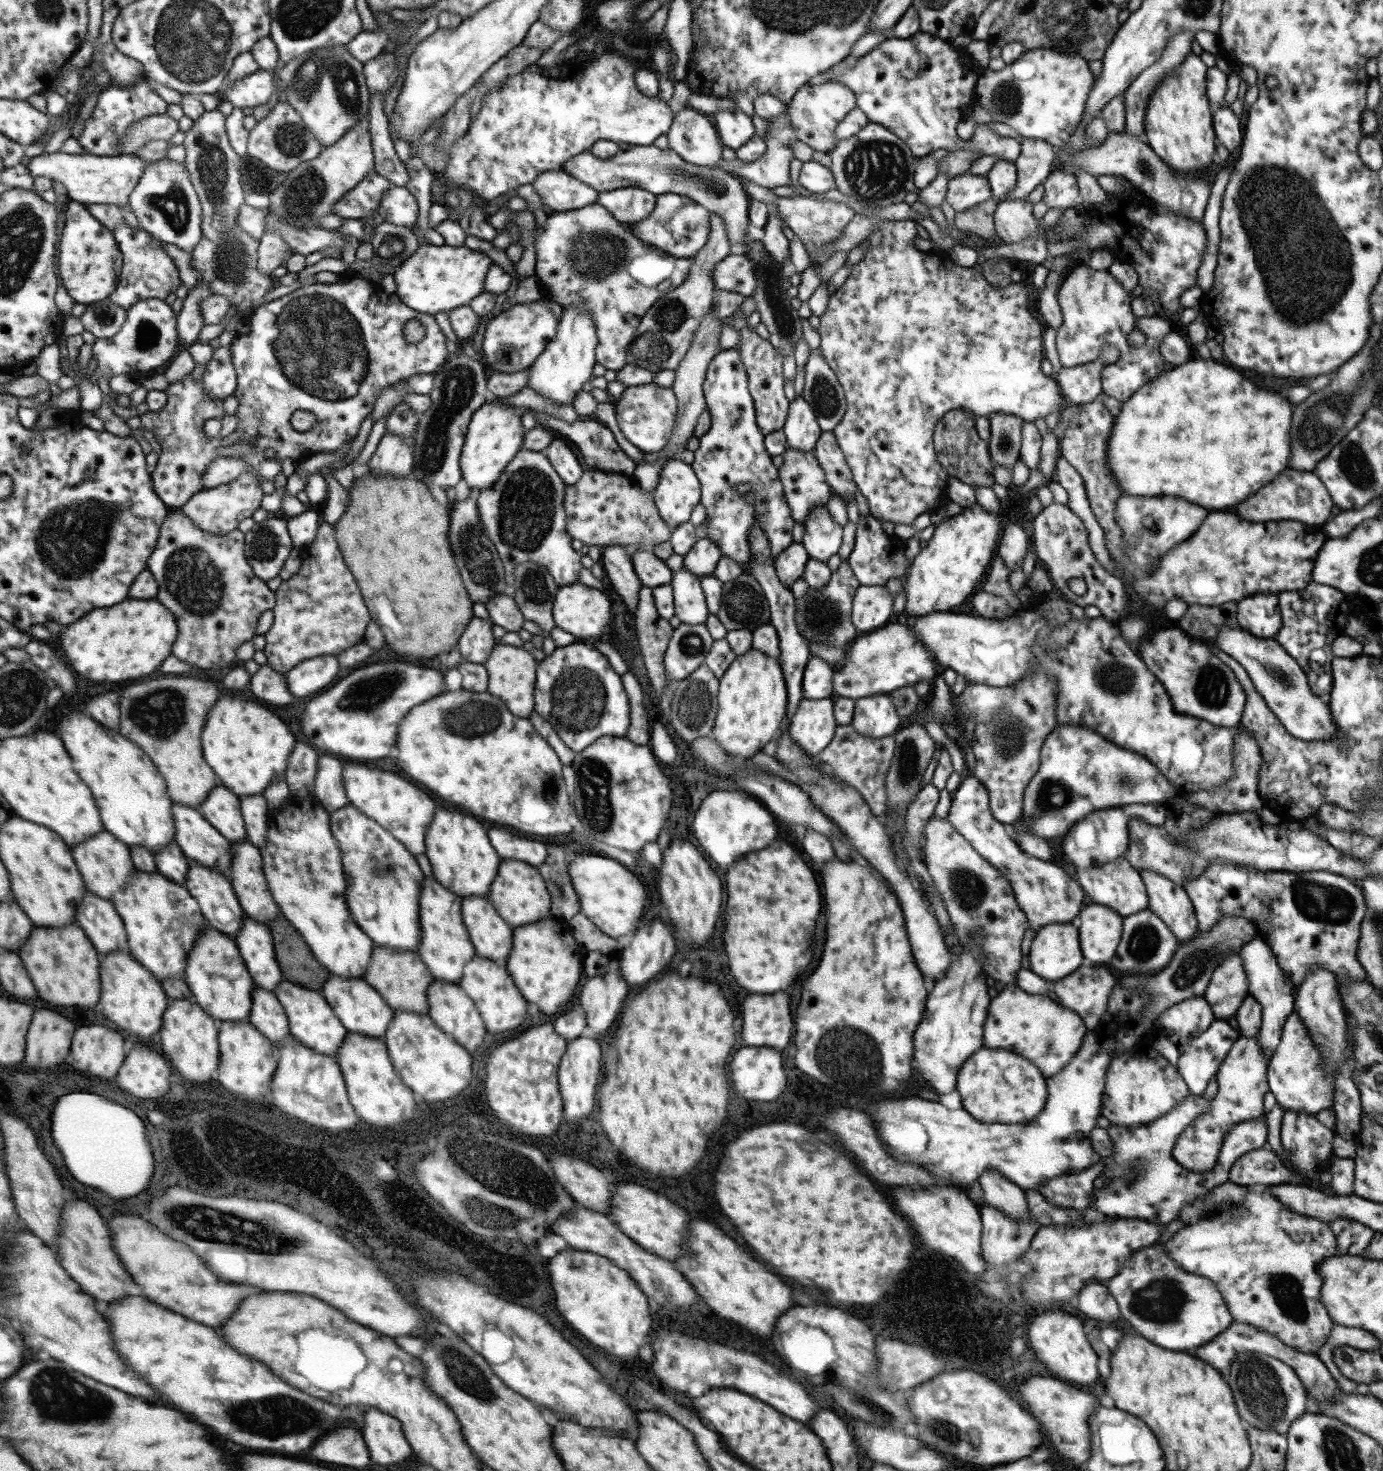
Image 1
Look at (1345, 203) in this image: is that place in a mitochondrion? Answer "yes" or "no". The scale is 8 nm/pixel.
no

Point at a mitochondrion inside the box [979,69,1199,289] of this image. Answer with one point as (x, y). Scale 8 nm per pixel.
(1007, 97)

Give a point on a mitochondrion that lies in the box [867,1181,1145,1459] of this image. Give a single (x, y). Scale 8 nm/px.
(942, 1430)

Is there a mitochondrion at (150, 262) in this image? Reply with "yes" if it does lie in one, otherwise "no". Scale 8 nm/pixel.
no

